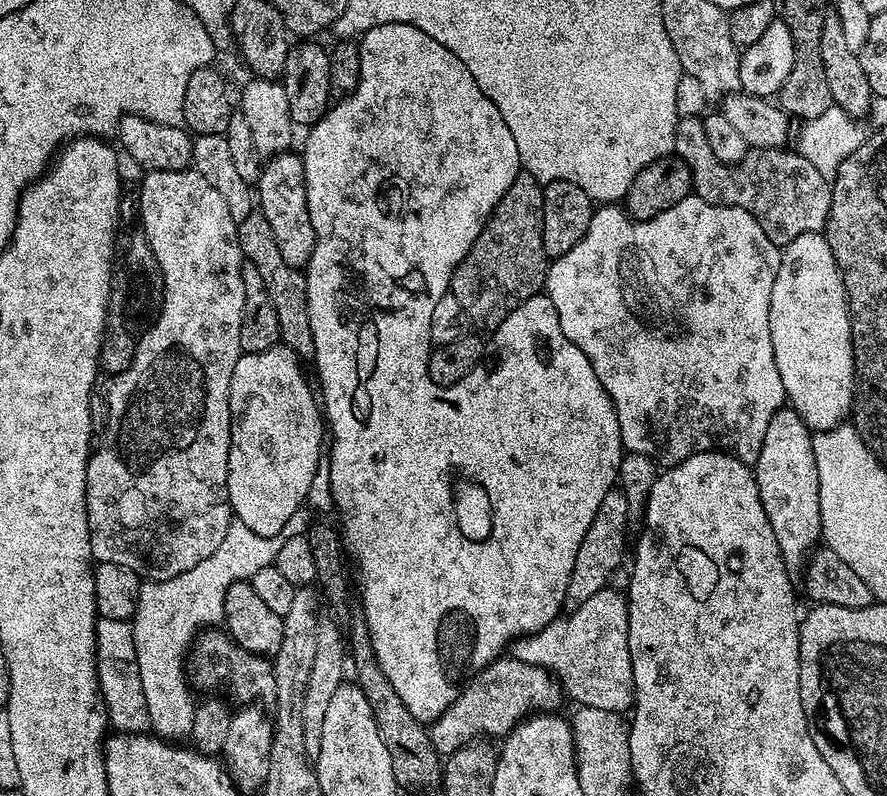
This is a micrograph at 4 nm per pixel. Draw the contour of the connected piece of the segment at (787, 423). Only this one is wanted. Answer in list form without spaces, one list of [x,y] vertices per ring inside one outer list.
[[[792,407],[779,408],[774,418],[770,418],[766,438],[762,438],[762,450],[754,465],[758,494],[762,498],[766,518],[770,518],[784,565],[793,578],[801,575],[810,553],[821,539],[820,479],[818,462],[814,462],[812,437],[813,433]]]

